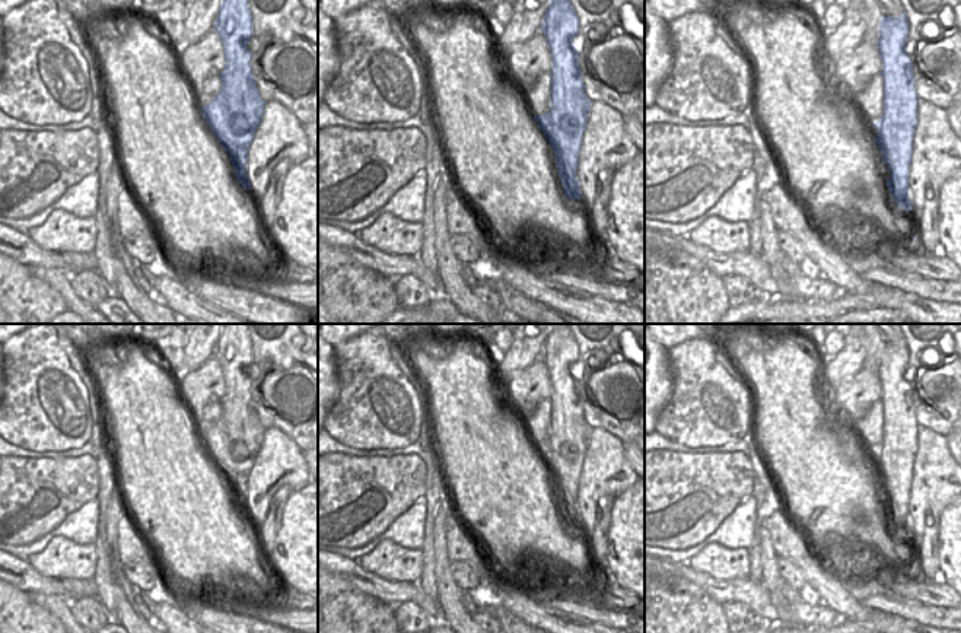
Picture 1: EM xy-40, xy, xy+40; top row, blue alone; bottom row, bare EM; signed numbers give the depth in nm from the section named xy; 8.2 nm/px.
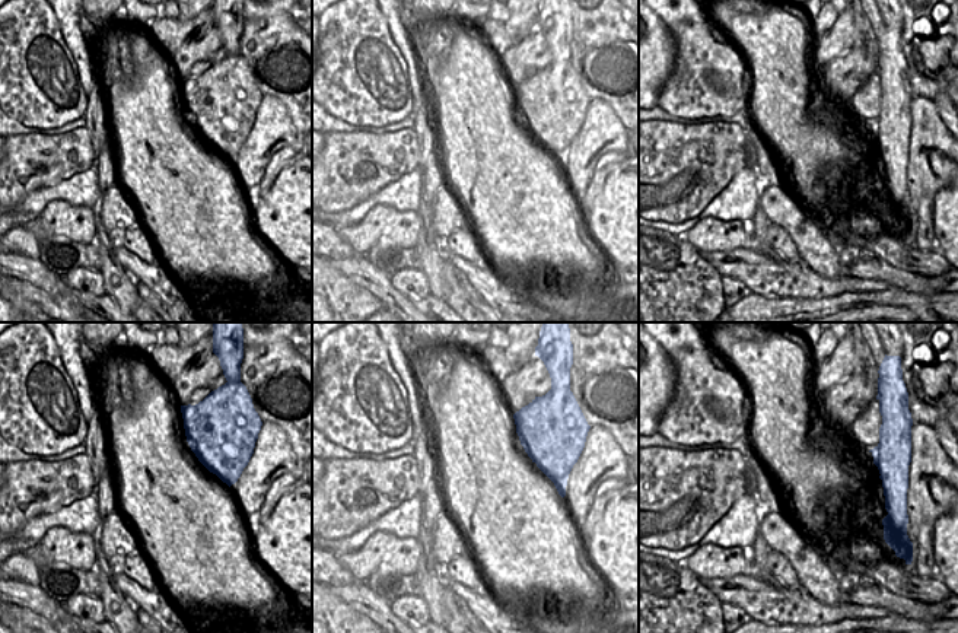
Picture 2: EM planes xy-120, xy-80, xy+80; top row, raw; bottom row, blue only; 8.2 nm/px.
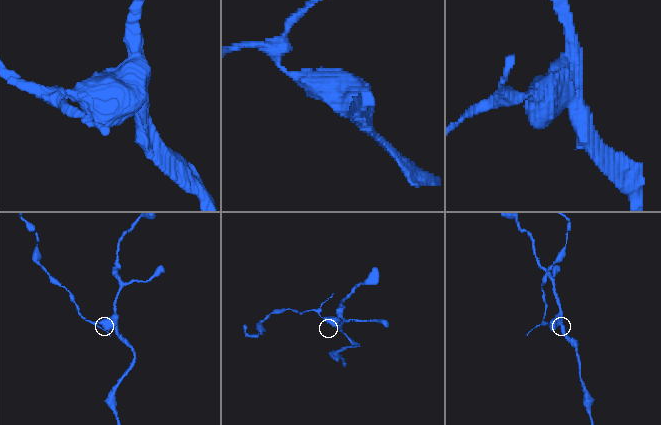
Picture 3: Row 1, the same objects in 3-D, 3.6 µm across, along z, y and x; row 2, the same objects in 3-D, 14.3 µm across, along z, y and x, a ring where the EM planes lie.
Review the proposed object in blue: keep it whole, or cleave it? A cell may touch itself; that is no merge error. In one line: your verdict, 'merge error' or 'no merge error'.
merge error

